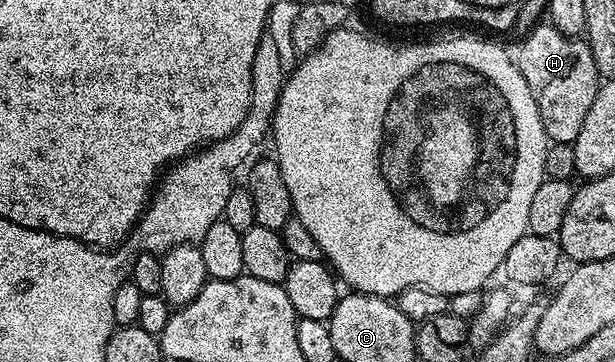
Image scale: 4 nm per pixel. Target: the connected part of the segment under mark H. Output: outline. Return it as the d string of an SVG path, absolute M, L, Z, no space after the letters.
M541 22L519 46L521 49L515 52L517 69L527 78L527 86L531 86L531 98L539 106L543 130L554 145L572 145L579 130L583 130L583 118L587 118L587 110L591 110L599 87L595 58L588 43L581 38L563 36L552 24Z

